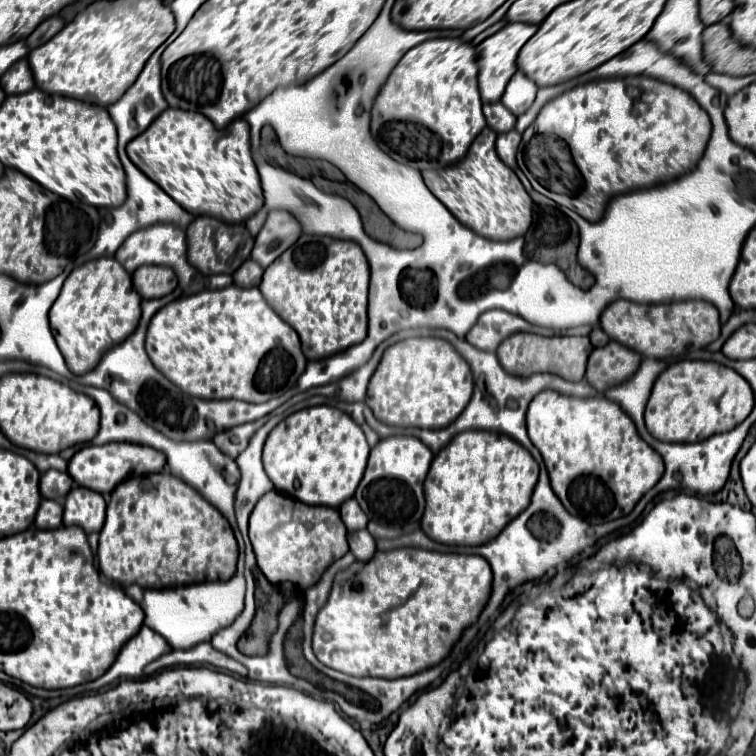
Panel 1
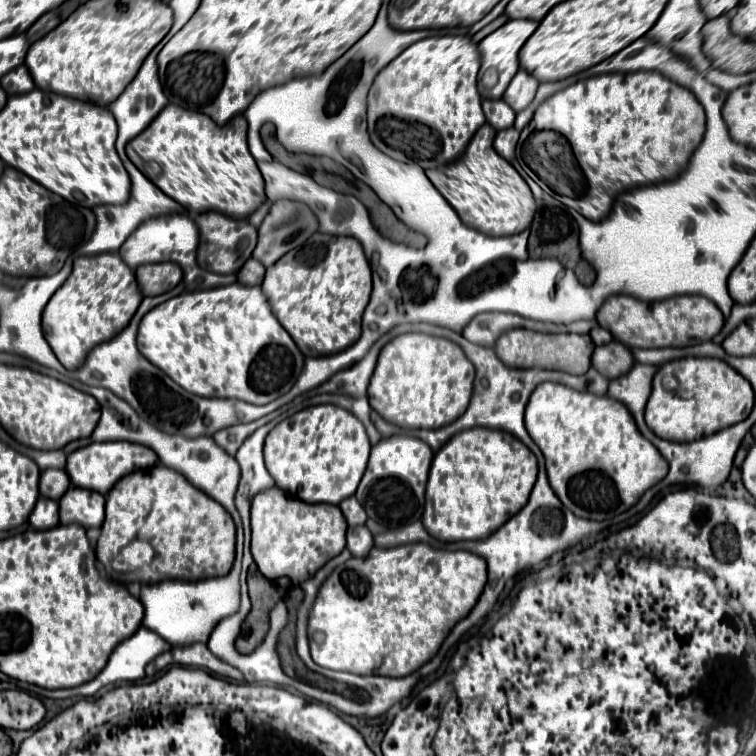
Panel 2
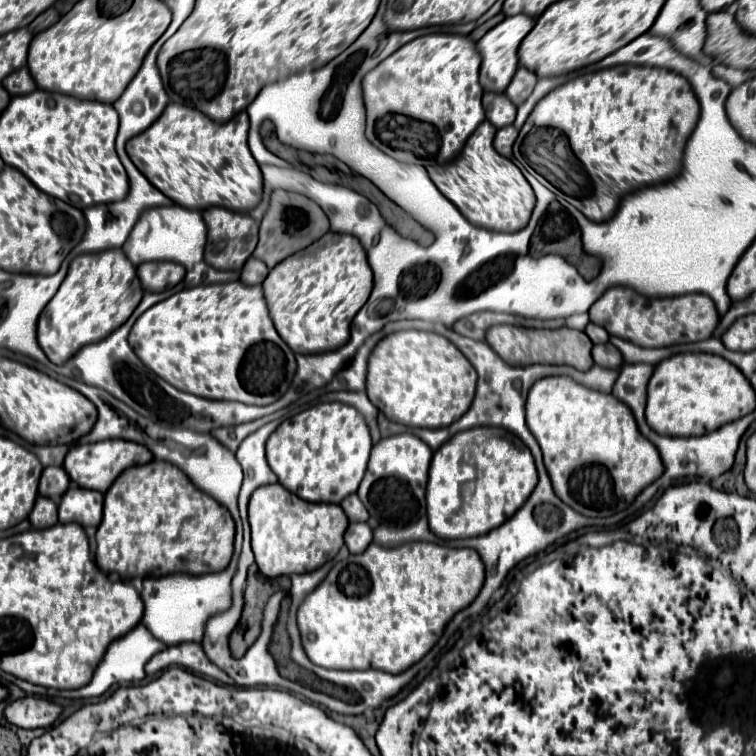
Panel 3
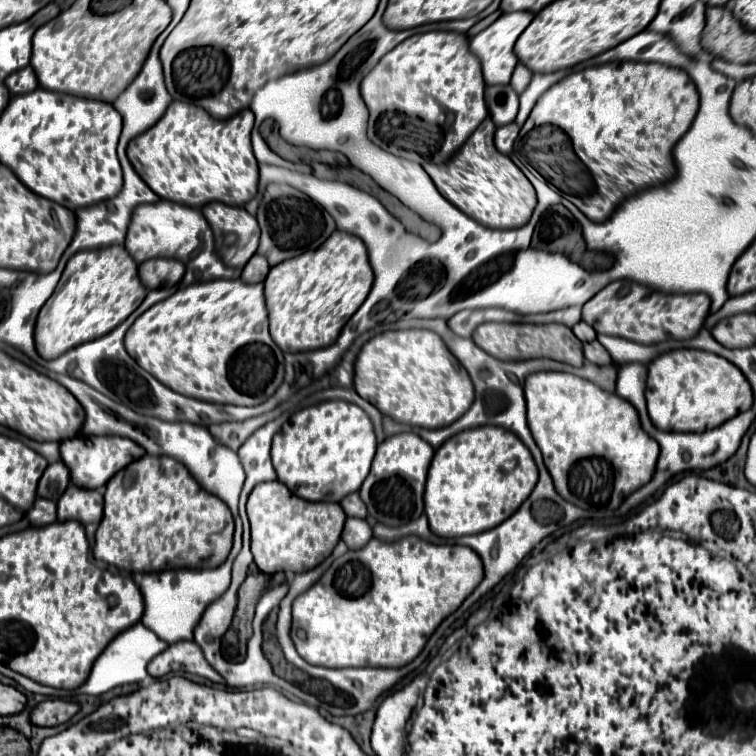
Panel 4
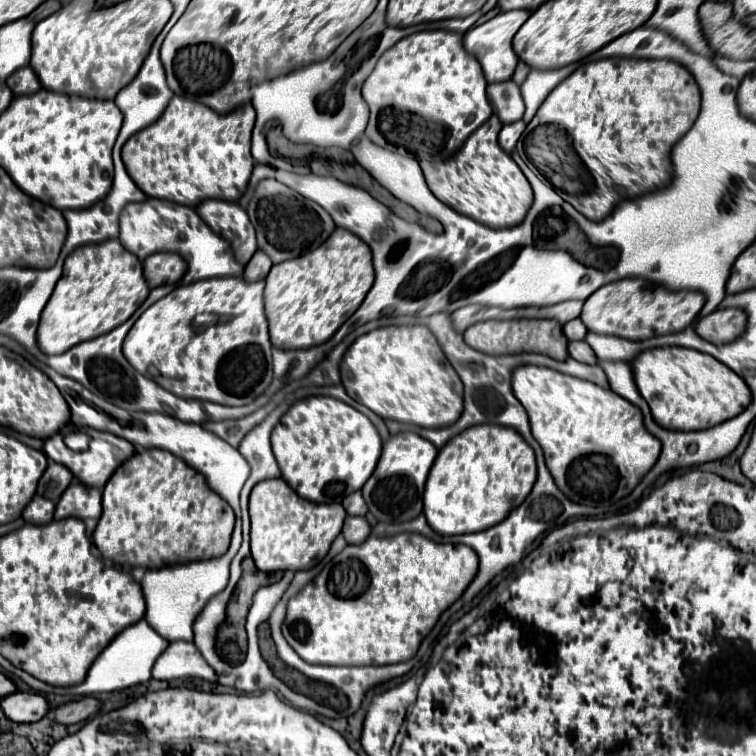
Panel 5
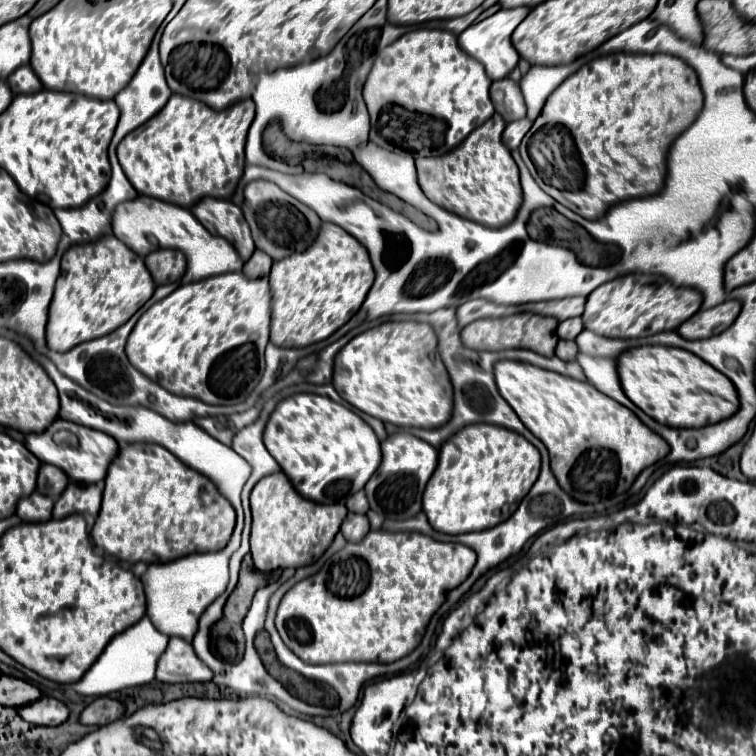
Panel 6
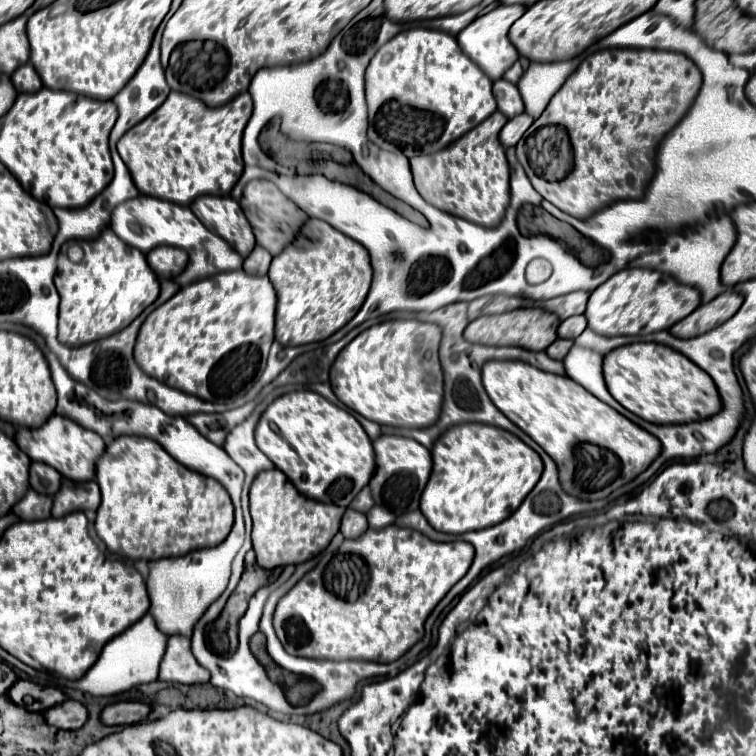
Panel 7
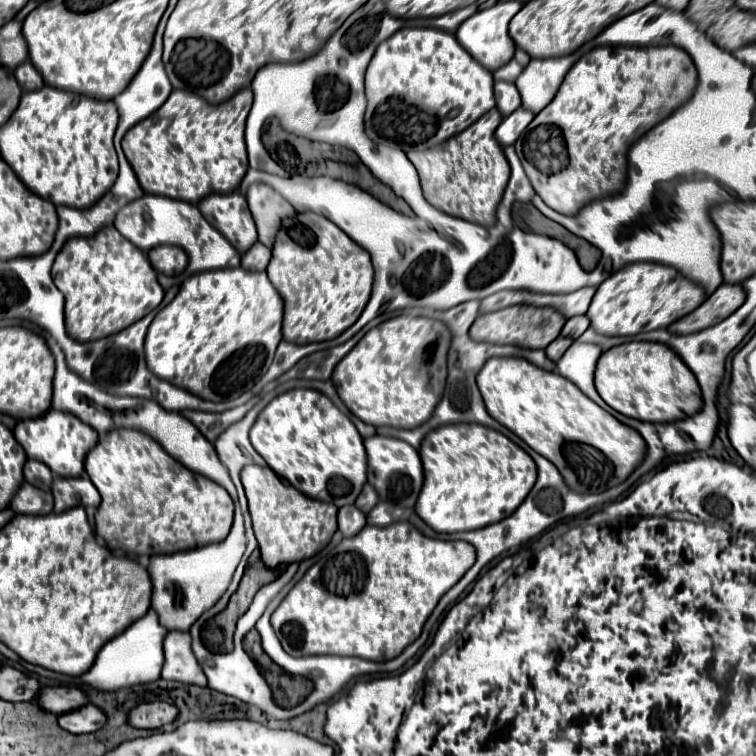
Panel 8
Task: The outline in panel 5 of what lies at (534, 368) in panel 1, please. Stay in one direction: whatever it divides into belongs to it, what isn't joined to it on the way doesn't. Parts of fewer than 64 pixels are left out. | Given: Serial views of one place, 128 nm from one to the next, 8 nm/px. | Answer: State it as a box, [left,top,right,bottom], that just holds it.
[464,320,568,360]

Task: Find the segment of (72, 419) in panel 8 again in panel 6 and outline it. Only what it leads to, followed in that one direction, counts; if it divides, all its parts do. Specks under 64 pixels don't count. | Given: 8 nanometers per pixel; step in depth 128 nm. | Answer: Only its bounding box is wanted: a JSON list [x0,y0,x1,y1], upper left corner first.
[26,418,118,484]

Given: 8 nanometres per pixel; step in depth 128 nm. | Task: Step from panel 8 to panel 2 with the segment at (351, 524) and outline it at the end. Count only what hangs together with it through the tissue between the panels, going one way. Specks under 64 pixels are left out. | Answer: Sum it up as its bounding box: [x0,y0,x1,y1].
[346,526,374,558]

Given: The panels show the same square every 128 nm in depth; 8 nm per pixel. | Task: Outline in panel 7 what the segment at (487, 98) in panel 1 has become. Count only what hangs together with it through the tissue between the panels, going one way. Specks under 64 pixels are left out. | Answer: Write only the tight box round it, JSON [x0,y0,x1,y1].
[458,4,526,80]

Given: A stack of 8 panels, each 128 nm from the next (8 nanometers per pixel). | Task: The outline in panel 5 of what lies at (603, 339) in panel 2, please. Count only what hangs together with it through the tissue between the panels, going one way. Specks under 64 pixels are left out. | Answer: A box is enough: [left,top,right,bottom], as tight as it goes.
[564,318,588,340]

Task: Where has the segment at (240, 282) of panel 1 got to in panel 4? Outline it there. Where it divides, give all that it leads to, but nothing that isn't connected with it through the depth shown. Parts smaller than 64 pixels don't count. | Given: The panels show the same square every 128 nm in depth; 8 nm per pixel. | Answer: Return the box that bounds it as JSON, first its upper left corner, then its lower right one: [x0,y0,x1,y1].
[242,254,270,282]

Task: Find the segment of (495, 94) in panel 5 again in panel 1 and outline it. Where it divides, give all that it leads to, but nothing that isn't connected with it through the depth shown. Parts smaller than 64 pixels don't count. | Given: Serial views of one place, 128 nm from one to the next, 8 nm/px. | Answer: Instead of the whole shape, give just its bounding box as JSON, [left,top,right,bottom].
[484,102,516,134]

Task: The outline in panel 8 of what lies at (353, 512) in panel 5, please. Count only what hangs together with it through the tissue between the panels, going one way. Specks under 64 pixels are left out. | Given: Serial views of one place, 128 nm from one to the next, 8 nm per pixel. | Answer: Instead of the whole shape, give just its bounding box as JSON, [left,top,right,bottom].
[356,484,378,514]

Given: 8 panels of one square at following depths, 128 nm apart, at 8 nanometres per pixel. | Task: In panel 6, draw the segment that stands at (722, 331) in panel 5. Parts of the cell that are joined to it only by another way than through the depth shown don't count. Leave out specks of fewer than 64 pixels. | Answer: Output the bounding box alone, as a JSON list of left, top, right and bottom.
[678,300,740,340]

